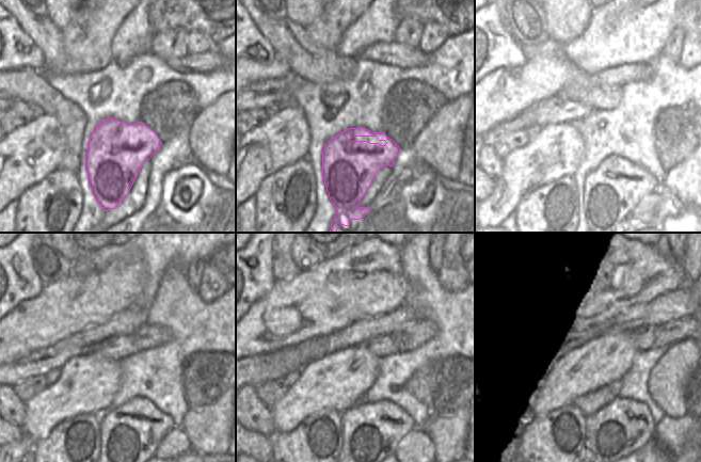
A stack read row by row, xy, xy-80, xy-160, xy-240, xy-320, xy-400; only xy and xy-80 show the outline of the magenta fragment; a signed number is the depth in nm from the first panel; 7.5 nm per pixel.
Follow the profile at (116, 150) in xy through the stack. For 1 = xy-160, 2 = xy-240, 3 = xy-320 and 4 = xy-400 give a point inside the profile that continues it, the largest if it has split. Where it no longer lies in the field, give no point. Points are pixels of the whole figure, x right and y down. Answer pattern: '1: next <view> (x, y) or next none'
1: next xy-160 (611, 191)
2: next xy-240 (129, 434)
3: next xy-320 (370, 432)
4: next xy-400 (623, 426)

